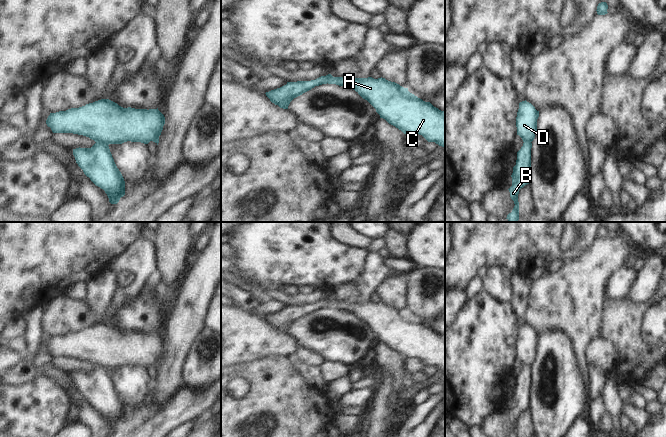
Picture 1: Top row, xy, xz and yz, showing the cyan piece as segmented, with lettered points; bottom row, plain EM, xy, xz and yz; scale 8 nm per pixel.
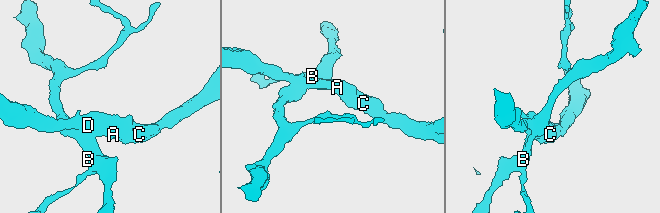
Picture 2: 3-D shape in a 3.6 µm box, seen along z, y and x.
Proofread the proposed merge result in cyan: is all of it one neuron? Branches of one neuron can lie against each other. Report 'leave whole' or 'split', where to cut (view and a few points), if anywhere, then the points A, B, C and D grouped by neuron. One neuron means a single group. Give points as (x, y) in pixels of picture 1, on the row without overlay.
split | xy (96, 365), (107, 369) | A C D / B

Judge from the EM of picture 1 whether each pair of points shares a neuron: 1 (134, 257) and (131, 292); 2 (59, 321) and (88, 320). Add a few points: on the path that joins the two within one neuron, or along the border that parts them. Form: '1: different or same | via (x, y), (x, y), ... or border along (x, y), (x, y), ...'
1: same | via (139, 266), (139, 283)
2: same | via (66, 321), (81, 321)

